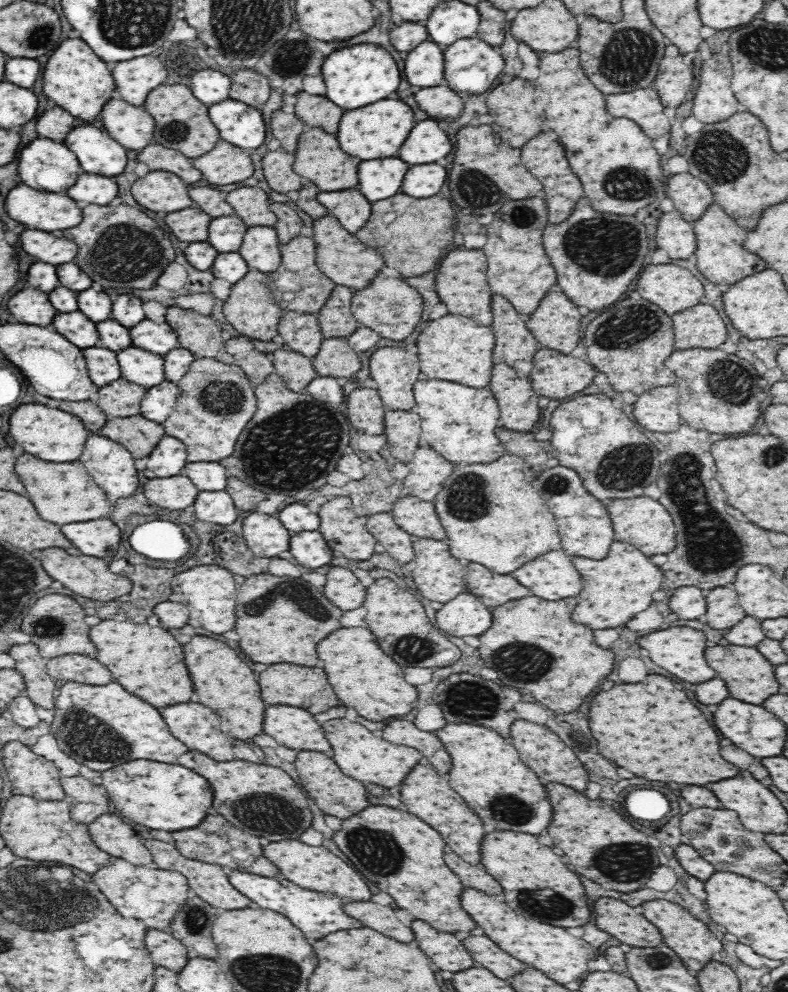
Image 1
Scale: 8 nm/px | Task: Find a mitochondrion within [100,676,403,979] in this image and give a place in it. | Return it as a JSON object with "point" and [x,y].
{"point":[267,812]}

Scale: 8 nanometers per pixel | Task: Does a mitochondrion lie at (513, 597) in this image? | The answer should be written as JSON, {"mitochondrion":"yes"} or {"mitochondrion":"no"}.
{"mitochondrion":"no"}

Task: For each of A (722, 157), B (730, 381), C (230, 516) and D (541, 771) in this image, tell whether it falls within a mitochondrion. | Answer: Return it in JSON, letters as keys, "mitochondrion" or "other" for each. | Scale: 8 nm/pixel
{"A":"mitochondrion","B":"mitochondrion","C":"other","D":"other"}

